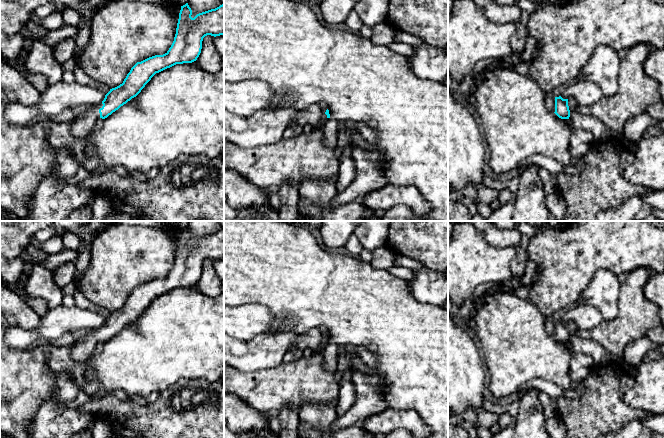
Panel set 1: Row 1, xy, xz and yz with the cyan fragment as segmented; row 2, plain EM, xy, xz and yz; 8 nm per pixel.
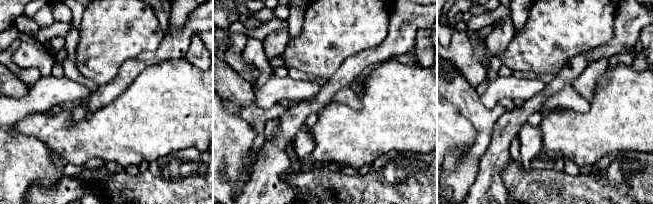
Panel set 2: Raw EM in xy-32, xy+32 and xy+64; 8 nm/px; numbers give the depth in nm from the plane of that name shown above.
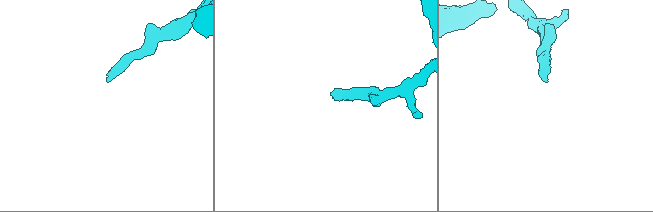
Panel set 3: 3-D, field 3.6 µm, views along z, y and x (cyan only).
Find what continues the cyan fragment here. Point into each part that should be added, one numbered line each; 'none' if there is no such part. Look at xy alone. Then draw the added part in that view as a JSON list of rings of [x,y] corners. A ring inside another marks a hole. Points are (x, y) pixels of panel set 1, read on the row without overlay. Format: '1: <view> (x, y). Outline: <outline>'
1: xy (83, 347). Outline: [[[102,326],[93,331],[88,331],[77,335],[72,344],[72,358],[77,362],[88,359],[94,351],[94,347],[100,342],[99,333],[102,332]]]

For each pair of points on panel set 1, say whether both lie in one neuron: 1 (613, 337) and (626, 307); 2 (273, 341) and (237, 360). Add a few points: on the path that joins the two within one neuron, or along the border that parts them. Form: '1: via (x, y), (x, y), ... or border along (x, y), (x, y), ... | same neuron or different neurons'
1: via (620, 330), (626, 324), (626, 314) | same neuron
2: via (264, 350), (254, 360), (246, 360) | same neuron

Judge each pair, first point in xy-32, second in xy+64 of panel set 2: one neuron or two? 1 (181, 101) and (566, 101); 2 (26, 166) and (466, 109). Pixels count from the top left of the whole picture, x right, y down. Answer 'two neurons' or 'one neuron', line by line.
1: two neurons
2: two neurons

